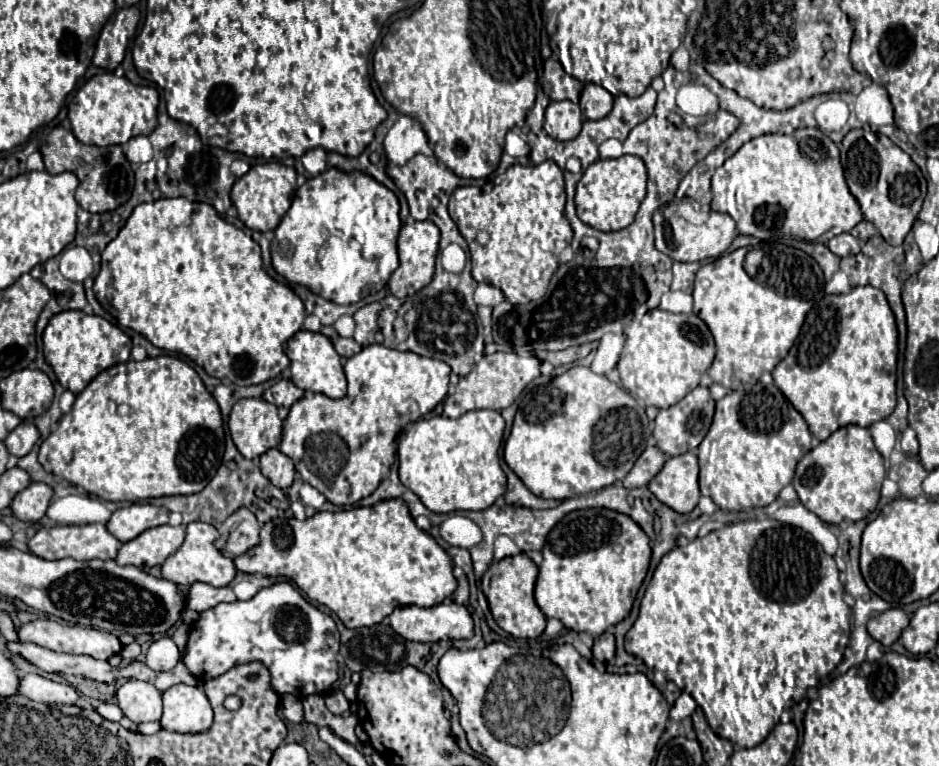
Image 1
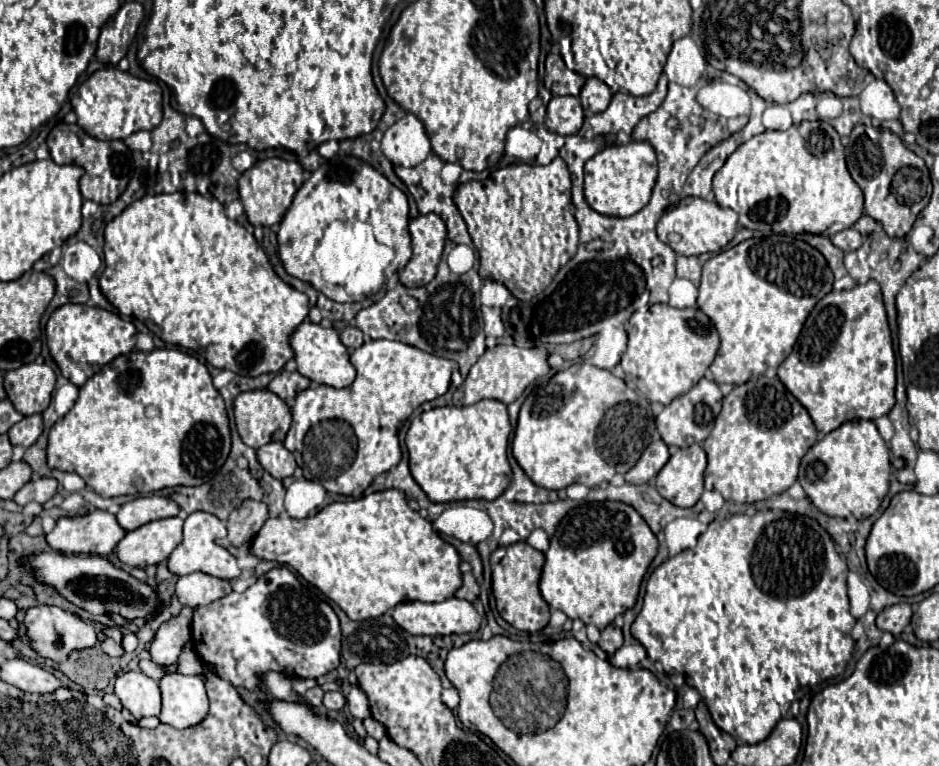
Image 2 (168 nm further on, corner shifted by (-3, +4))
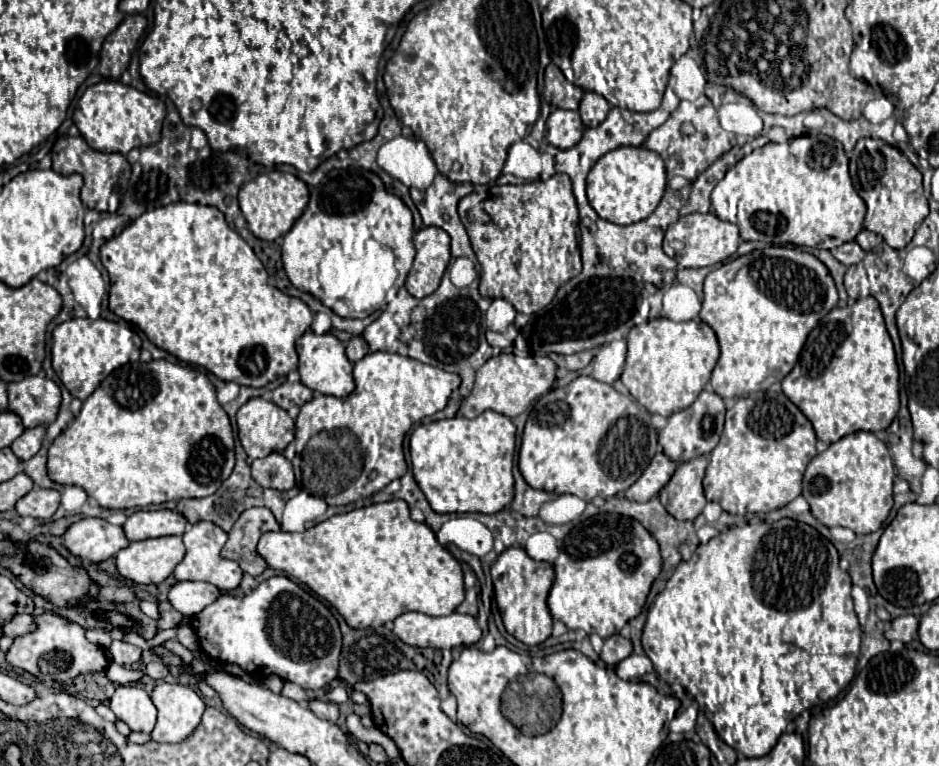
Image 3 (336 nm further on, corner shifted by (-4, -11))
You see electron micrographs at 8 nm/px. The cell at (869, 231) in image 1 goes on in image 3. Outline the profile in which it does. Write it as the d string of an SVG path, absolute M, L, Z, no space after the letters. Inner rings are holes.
M862 229L862 231L856 235L856 243L858 243L864 251L873 250L874 247L878 247L882 241L881 236L871 231L866 231L866 229Z

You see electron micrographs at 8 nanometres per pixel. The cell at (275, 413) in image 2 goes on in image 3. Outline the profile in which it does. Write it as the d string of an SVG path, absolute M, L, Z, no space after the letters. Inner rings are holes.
M254 397L248 403L244 403L236 413L236 425L238 425L238 439L250 459L260 459L270 453L282 453L288 443L294 439L294 421L292 417L272 401L266 401L262 397Z

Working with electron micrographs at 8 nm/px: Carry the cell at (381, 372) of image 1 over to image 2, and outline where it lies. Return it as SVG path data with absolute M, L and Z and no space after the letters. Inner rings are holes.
M367 340L361 348L357 348L351 354L351 364L357 370L357 378L351 386L337 390L333 386L312 382L307 390L297 394L295 406L291 408L293 424L285 442L299 442L299 440L303 442L303 450L301 450L303 464L311 474L311 478L323 484L327 492L361 498L365 488L371 484L371 480L377 474L389 472L393 466L399 464L401 448L399 448L397 432L403 426L403 422L423 402L429 402L447 392L451 375L458 369L458 365L453 360L437 358L429 352L423 352L415 346L395 342L395 340Z

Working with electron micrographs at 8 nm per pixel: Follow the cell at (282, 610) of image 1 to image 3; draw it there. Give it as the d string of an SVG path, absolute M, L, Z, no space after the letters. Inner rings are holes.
M286 575L266 579L244 597L224 593L218 603L194 615L190 623L210 659L236 663L256 679L278 675L282 681L294 681L306 691L318 691L338 677L342 647L338 621L318 597Z

